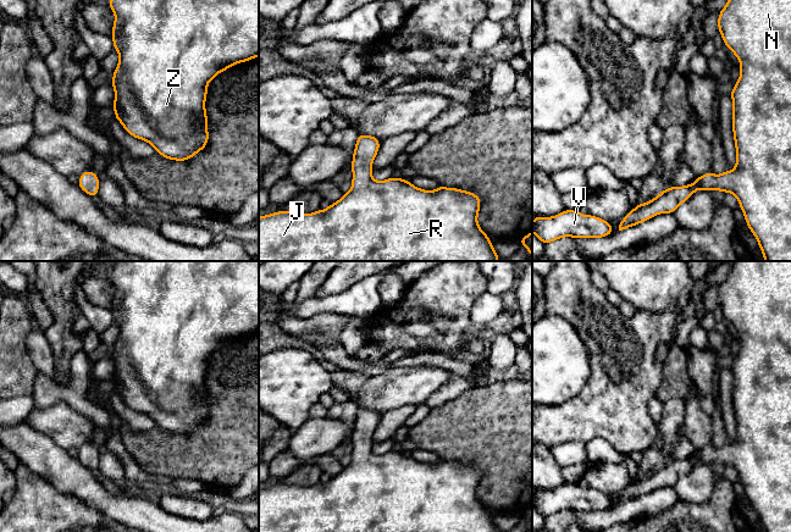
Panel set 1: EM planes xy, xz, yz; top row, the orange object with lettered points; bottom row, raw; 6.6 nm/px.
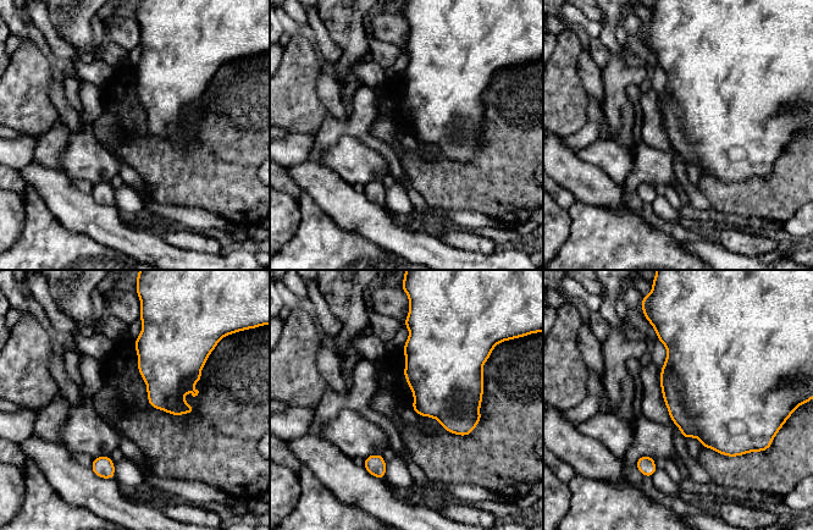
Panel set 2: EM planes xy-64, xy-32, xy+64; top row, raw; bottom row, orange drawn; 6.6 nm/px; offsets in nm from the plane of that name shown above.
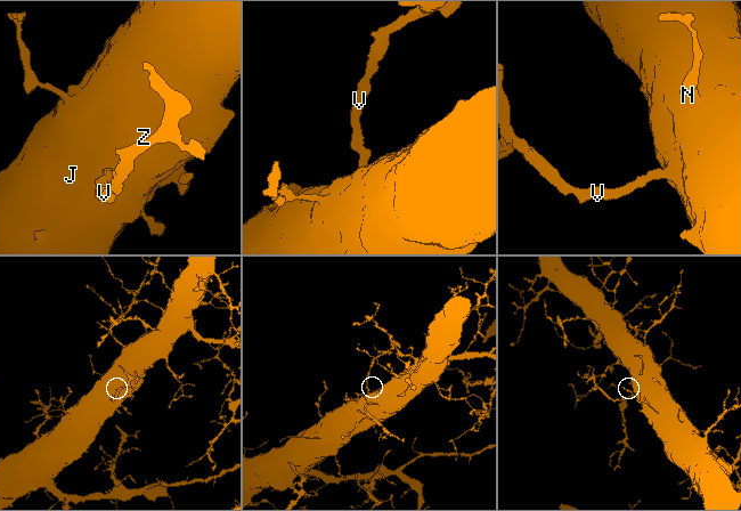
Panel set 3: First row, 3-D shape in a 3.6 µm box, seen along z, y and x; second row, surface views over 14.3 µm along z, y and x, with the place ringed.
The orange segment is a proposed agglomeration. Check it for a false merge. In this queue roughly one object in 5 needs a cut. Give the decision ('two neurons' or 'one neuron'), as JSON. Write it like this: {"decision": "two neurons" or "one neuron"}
{"decision": "one neuron"}

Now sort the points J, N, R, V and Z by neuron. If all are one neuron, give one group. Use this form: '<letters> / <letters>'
J N R V Z

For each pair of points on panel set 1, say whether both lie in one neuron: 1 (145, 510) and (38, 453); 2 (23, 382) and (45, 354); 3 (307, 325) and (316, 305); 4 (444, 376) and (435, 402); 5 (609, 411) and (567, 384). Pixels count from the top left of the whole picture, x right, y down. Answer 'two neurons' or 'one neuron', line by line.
1: one neuron
2: two neurons
3: two neurons
4: two neurons
5: two neurons

